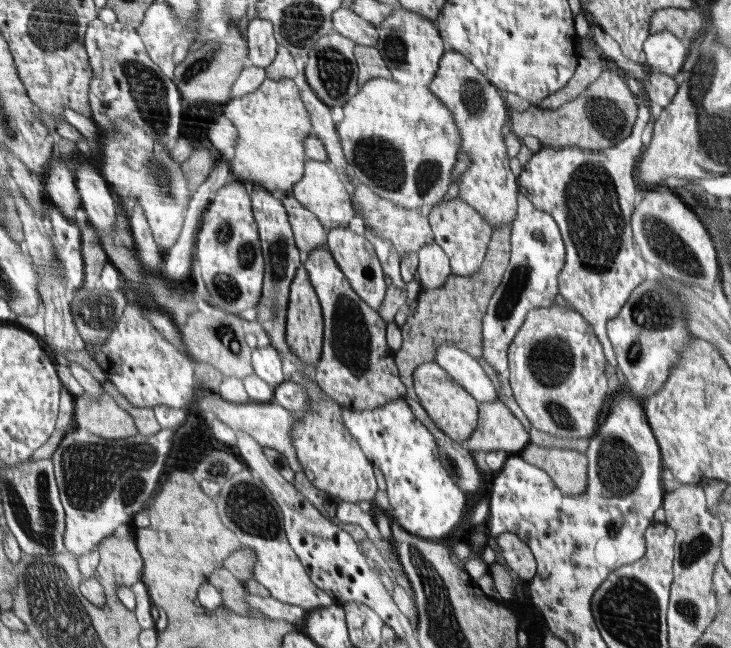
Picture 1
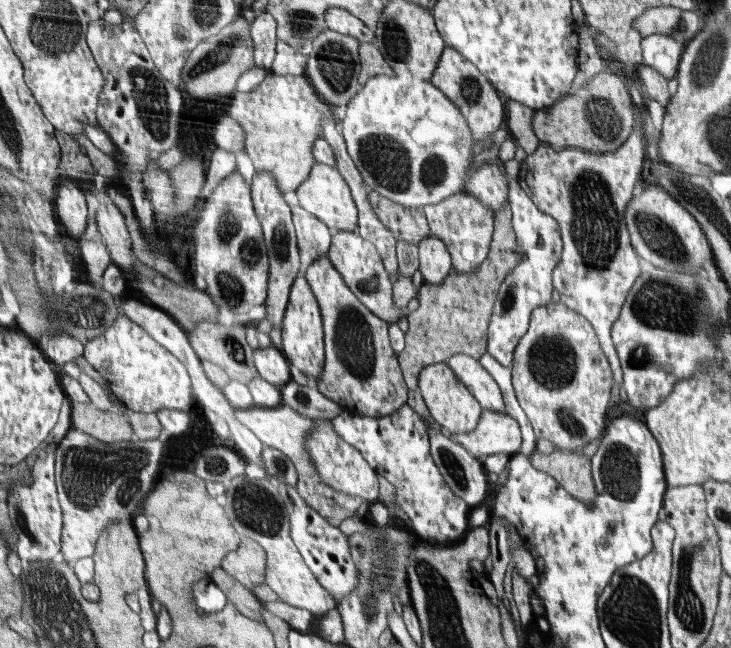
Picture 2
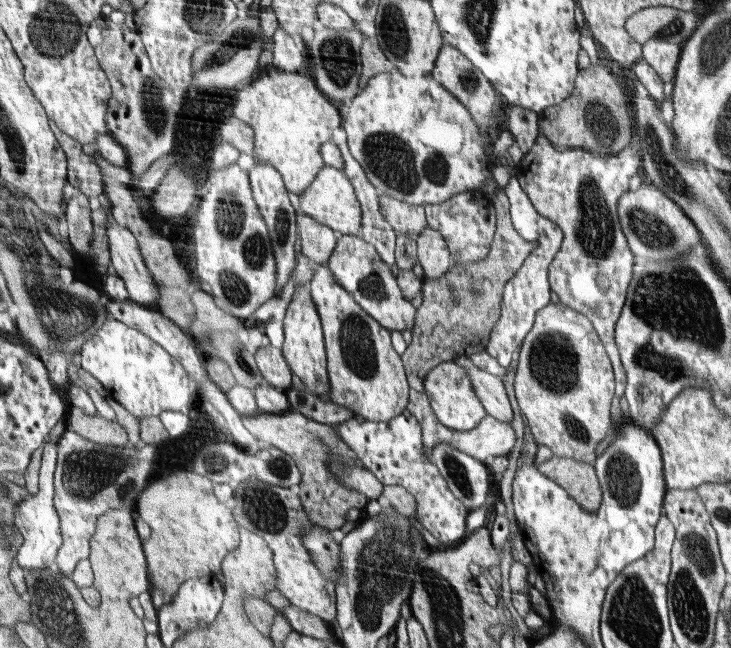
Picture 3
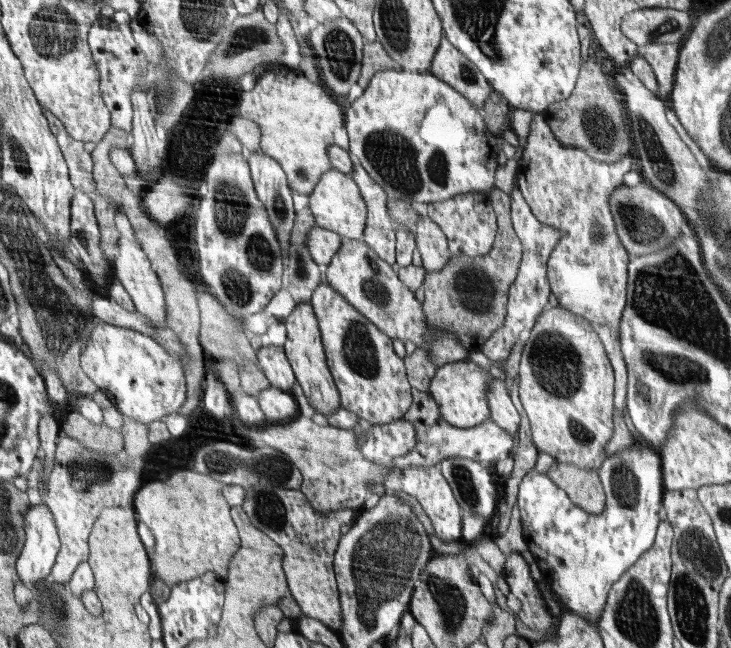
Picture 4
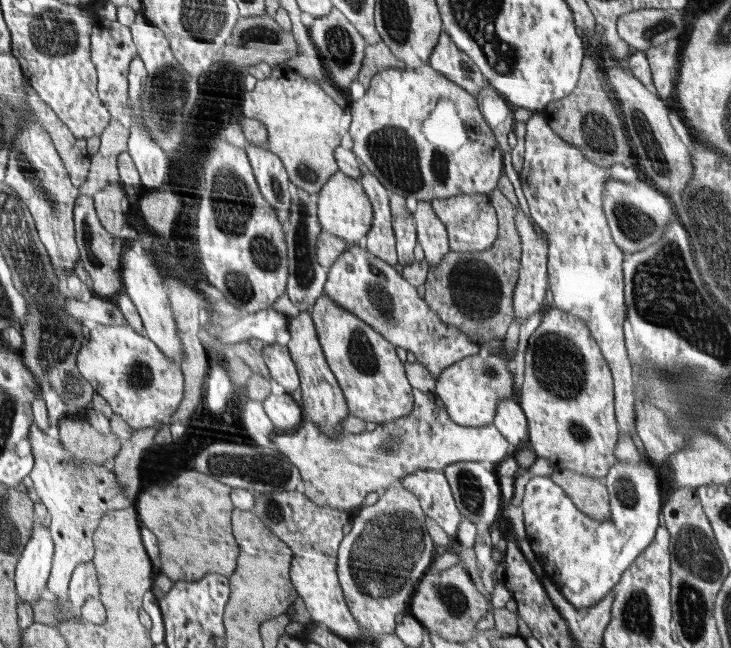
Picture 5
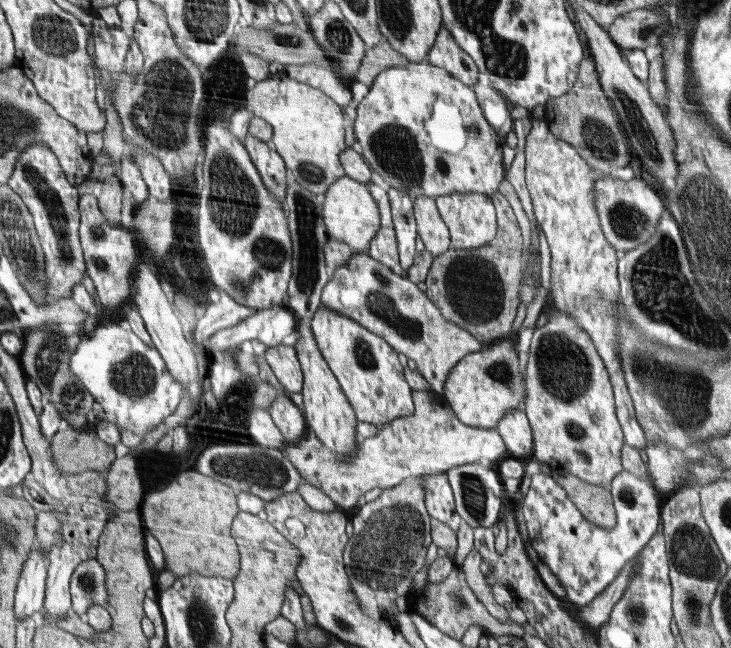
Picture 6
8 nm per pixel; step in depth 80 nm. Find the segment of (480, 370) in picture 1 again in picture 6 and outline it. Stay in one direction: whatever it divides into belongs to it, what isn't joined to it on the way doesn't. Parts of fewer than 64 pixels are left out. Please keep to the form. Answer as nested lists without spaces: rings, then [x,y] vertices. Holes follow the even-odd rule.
[[[512,410],[495,426],[512,458],[530,460],[533,456],[532,427],[523,410]]]

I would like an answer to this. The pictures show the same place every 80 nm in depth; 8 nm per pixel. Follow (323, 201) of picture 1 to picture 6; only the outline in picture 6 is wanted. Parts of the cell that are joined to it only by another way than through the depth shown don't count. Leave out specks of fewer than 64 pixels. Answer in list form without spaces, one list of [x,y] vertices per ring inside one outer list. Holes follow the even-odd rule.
[[[345,176],[330,185],[327,191],[322,210],[327,233],[330,237],[345,242],[354,253],[366,252],[381,228],[381,208],[369,187]]]

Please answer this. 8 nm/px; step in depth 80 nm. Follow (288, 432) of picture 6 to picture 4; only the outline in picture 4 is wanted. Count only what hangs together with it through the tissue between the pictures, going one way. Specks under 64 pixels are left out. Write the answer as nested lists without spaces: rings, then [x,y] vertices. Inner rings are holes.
[[[268,387],[257,399],[268,423],[287,423],[300,414],[293,395],[276,387]]]

